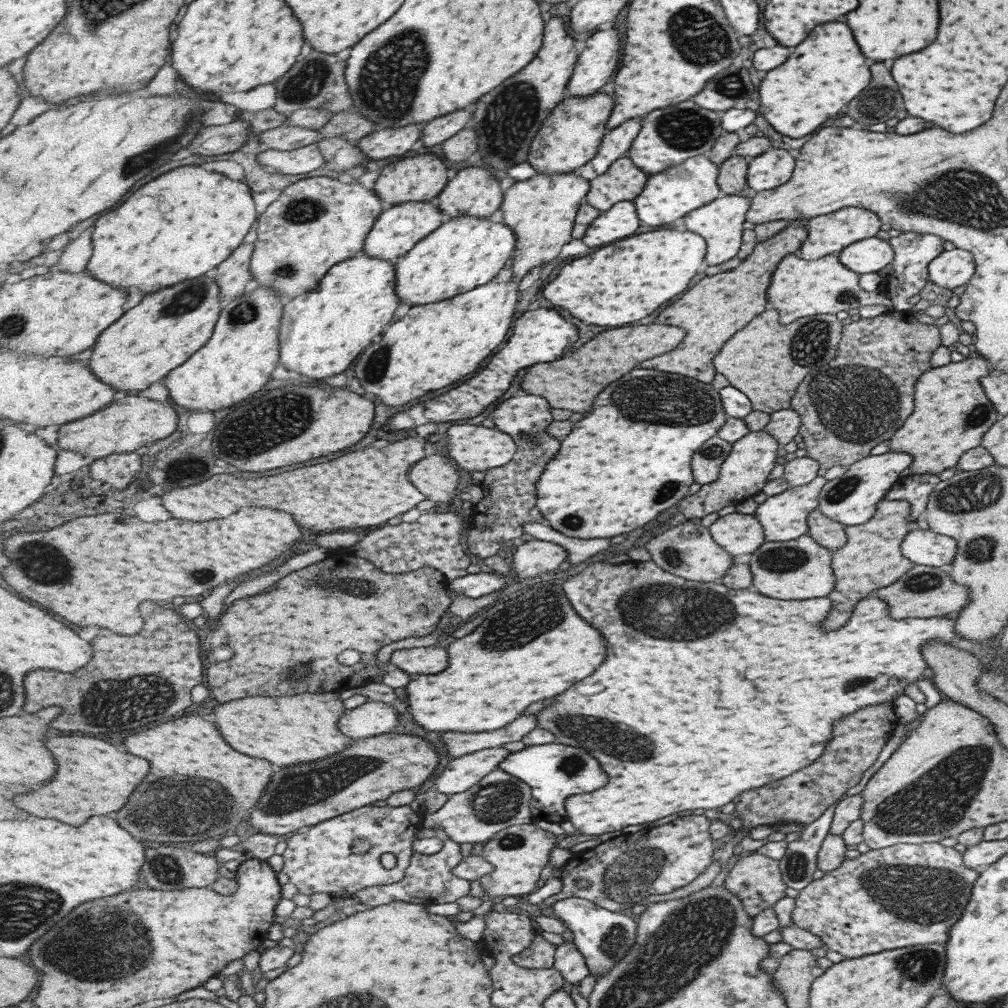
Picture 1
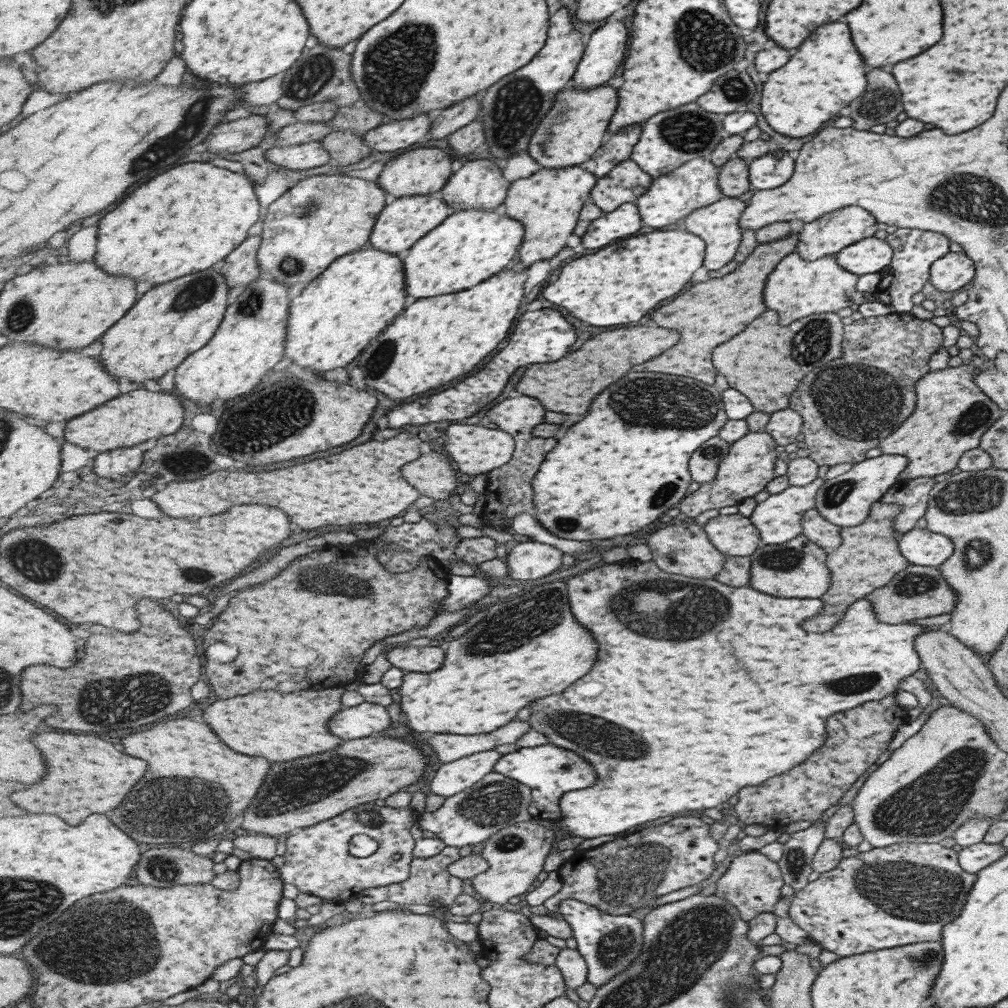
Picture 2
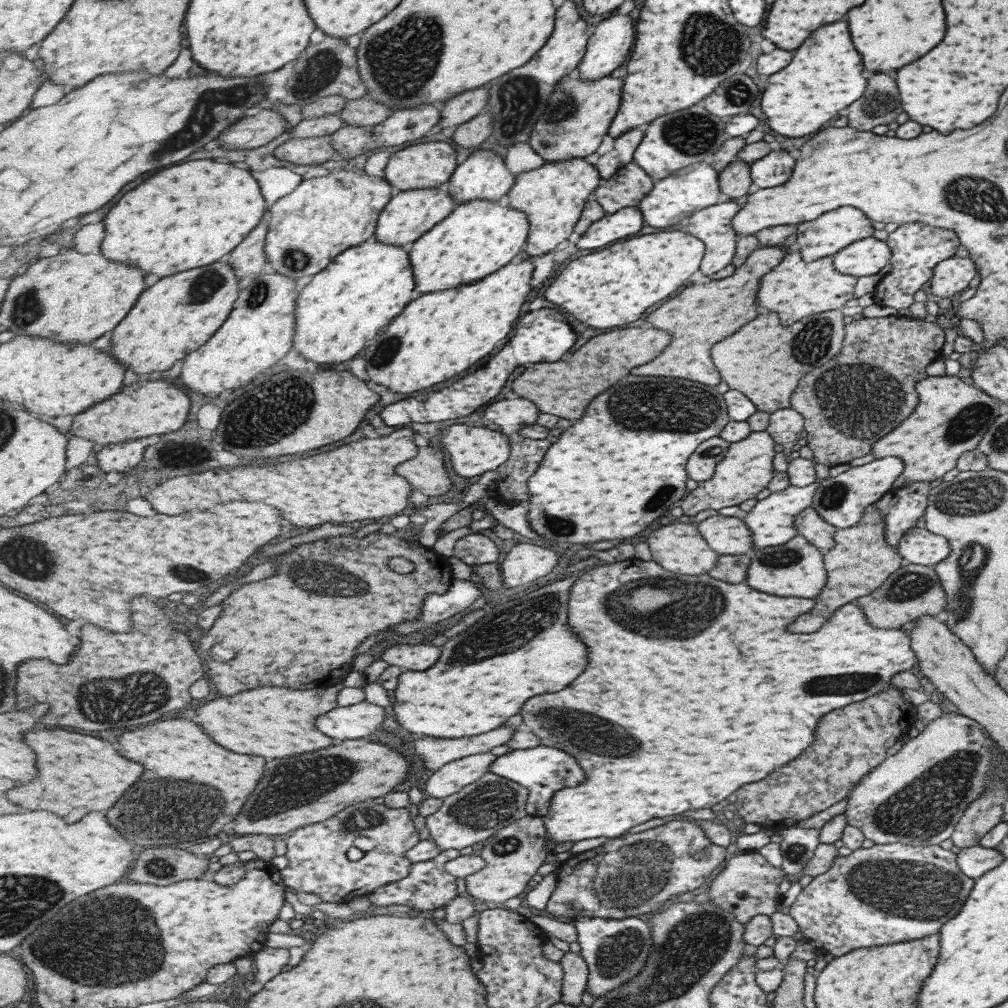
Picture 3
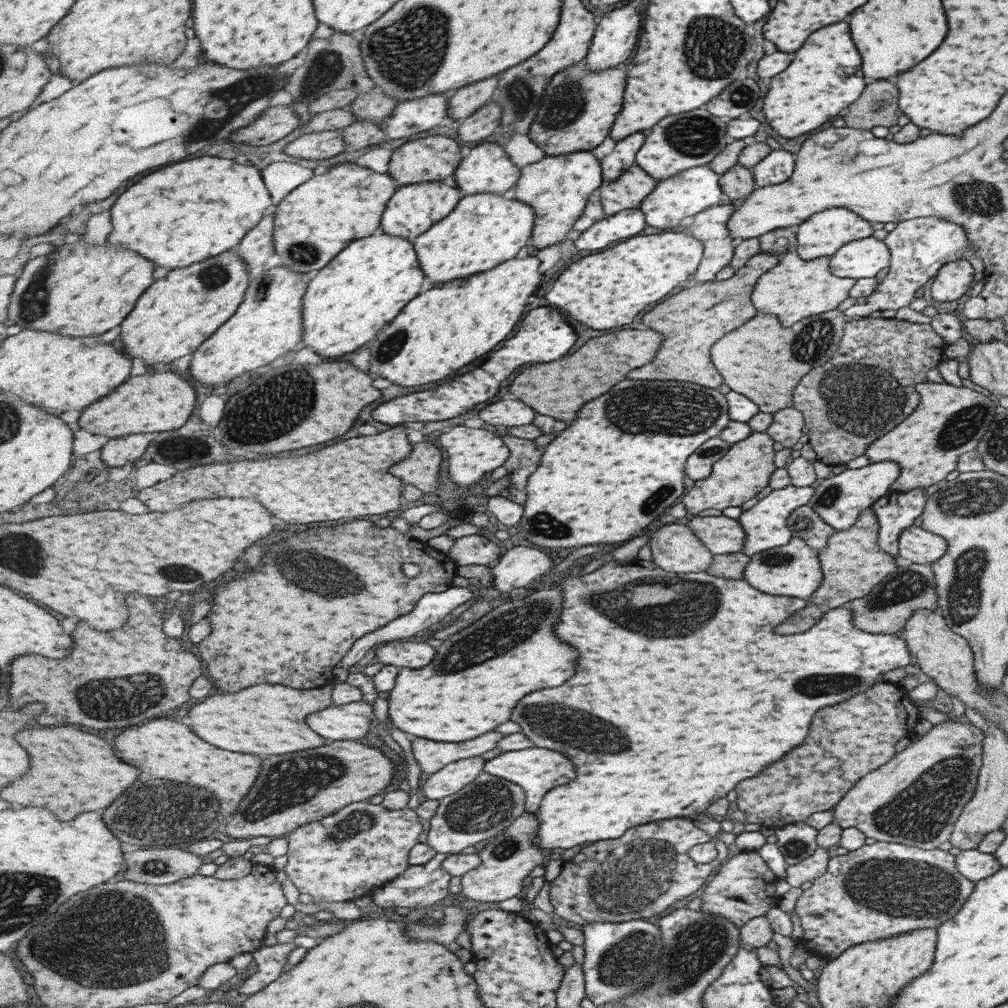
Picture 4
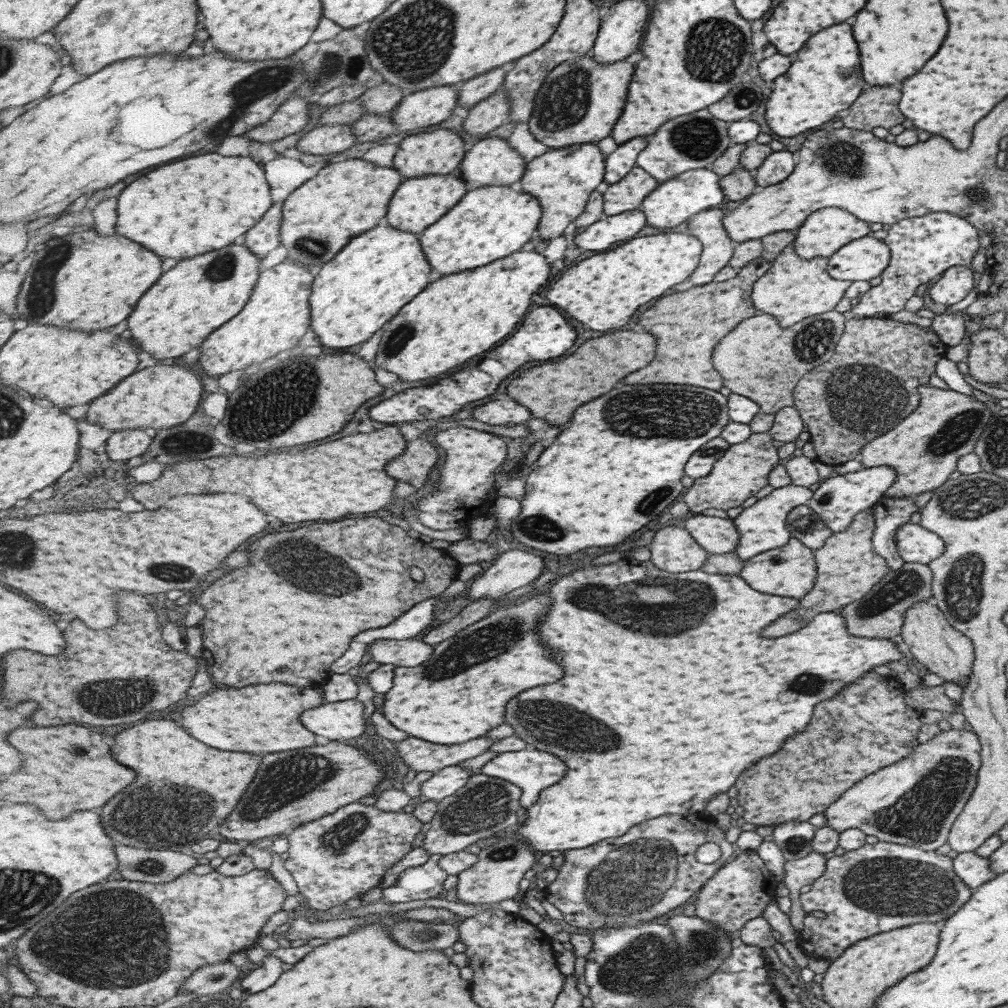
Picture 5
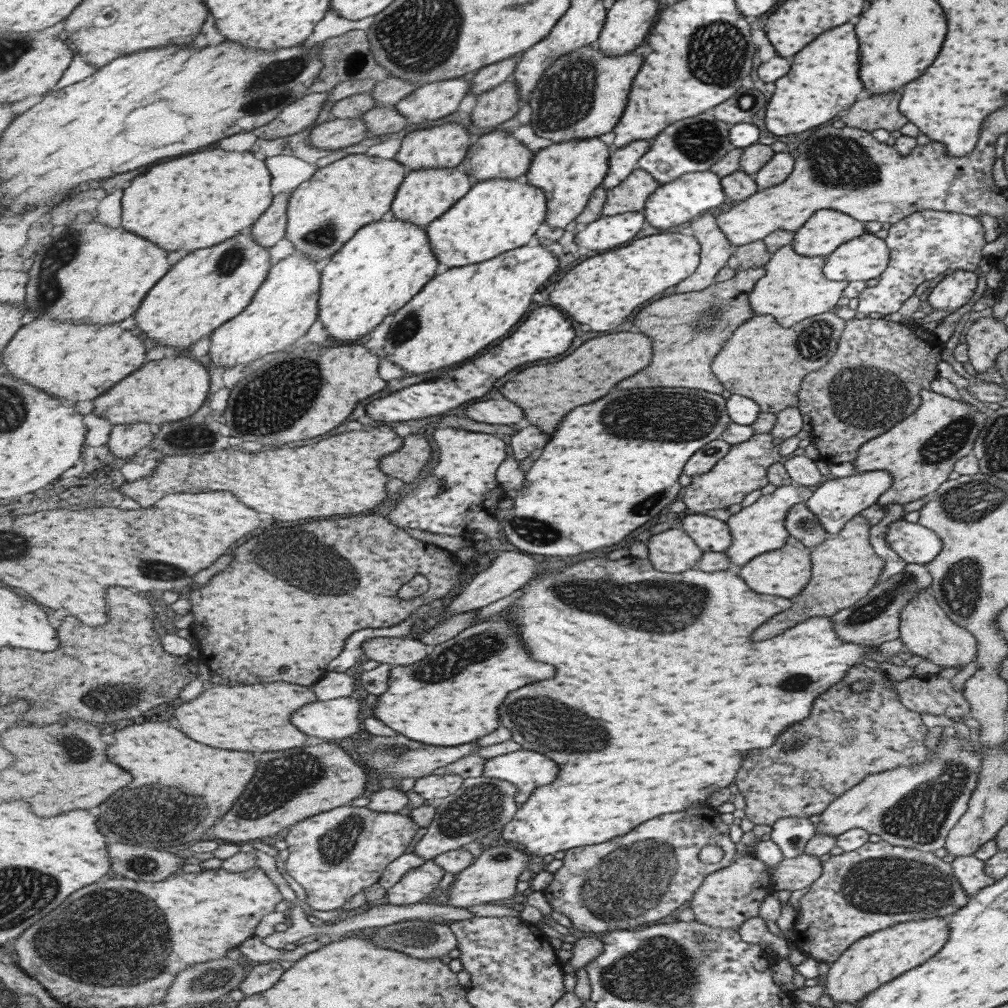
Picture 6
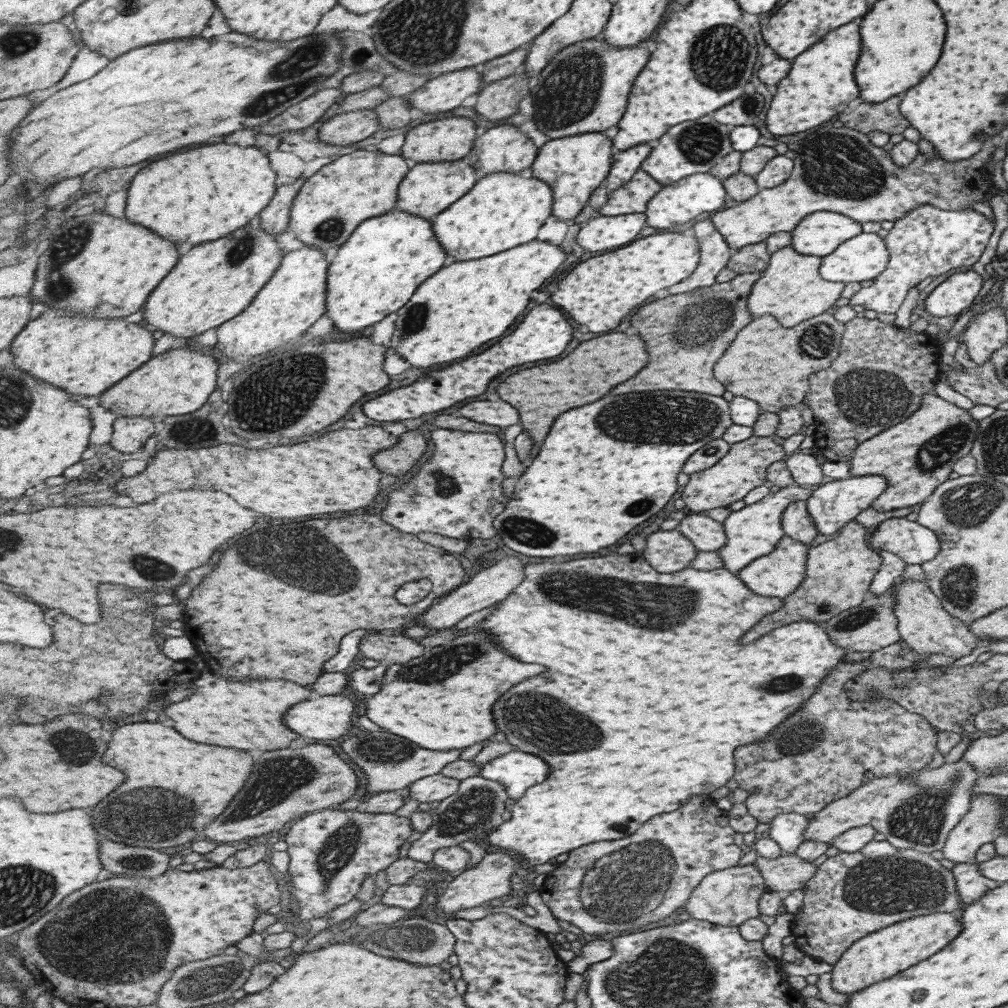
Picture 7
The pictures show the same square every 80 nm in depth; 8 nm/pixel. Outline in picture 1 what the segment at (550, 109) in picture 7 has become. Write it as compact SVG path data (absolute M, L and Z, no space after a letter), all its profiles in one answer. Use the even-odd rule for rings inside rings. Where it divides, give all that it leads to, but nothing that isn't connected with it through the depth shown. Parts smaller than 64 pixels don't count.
M597 93L593 96L569 96L545 120L541 132L532 142L530 161L539 174L565 174L591 162L604 142L605 128L616 106L614 95Z

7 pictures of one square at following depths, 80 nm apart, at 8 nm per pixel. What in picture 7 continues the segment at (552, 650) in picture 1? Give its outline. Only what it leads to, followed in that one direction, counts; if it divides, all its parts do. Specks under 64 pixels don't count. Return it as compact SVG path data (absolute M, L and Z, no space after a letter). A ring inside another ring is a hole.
M479 628L464 631L459 638L455 637L453 640L446 642L443 646L433 647L426 652L427 654L425 654L425 656L415 658L411 664L395 664L395 666L389 666L387 669L387 678L385 678L385 682L383 682L383 690L381 690L379 694L375 694L375 696L369 695L371 698L368 696L362 699L367 700L367 706L369 706L367 716L369 716L373 722L377 722L379 726L387 728L387 730L393 732L393 734L399 734L399 736L405 736L405 738L409 738L409 740L415 740L415 742L421 744L423 748L431 748L431 750L465 750L465 748L469 748L469 746L473 746L473 744L477 744L477 742L481 742L481 740L491 738L493 734L497 734L497 724L495 724L495 716L493 716L493 706L495 706L495 702L497 702L507 690L511 690L513 686L521 684L521 682L527 680L527 678L533 678L533 676L539 676L539 674L545 672L545 668L543 668L541 664L525 664L525 662L517 660L515 656L511 656L511 654L505 652L489 634L483 630L479 630Z

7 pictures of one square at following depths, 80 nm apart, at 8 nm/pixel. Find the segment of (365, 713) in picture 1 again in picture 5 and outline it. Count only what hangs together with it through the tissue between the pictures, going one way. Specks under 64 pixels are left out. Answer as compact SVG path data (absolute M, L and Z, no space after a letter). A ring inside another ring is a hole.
M356 699L339 702L325 702L319 708L307 710L301 716L301 722L328 740L349 740L365 734L365 704Z

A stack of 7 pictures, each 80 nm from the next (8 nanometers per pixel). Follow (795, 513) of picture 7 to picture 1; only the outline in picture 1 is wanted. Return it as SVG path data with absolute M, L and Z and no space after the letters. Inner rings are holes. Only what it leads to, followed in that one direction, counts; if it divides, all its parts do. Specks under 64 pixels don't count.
M817 509L807 515L806 535L823 548L839 548L845 544L845 526L821 514Z

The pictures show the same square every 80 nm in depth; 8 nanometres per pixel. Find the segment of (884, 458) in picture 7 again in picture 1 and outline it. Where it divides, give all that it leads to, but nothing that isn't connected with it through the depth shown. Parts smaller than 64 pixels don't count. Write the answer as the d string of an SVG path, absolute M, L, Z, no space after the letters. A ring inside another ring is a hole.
M965 357L963 360L931 367L918 376L914 384L913 408L906 416L903 424L897 432L888 439L889 451L906 452L912 461L909 467L901 473L901 476L913 476L914 474L938 474L945 469L952 468L958 463L959 457L969 449L980 445L983 433L1002 415L993 408L991 401L985 396L979 381L988 376L990 366L984 357Z

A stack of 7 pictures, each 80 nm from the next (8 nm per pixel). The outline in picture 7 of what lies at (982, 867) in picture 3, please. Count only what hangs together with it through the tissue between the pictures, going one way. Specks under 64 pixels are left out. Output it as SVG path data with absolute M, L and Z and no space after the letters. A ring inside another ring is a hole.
M955 863L950 869L952 872L956 891L963 906L970 905L974 900L980 899L989 889L1000 883L986 879L978 871L978 863Z

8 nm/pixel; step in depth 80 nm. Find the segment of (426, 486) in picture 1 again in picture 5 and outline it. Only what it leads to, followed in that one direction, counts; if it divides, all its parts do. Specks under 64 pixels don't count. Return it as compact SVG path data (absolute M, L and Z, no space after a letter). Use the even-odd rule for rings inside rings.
M413 440L409 448L389 464L389 477L408 483L415 488L423 488L431 476L431 470L439 462L437 448L427 440Z

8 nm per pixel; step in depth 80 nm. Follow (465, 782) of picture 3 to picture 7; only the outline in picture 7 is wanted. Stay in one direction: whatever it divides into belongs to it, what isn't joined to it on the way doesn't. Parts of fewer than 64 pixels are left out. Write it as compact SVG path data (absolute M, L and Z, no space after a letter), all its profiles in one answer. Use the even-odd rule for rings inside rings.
M437 773L413 783L409 789L409 796L419 802L435 806L442 800L455 795L460 790L461 781L458 778L449 778Z

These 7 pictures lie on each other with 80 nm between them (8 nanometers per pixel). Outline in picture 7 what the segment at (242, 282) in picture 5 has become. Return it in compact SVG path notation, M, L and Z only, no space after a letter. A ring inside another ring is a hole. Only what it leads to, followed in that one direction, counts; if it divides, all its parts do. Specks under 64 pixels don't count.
M253 219L247 226L232 232L225 238L212 240L190 249L180 258L176 268L173 268L159 287L152 292L144 304L143 318L147 327L162 334L174 334L177 340L195 339L199 334L218 328L228 320L235 319L243 311L252 306L263 287L276 274L282 264L285 254L279 248L277 234L267 232L262 228L261 219Z

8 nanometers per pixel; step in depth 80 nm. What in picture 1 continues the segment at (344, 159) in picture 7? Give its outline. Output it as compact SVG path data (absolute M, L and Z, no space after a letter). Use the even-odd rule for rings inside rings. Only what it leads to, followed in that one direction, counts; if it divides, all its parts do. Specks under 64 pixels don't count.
M316 176L295 182L259 216L256 224L256 250L253 251L251 265L256 282L275 288L286 300L315 290L333 267L364 251L368 234L383 211L384 201L379 193L361 181L347 184L327 176Z

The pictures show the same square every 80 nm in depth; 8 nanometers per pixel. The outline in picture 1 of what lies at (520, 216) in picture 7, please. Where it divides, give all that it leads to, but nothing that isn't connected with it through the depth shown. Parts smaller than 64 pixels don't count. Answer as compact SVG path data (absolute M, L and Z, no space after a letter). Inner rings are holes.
M469 215L447 219L412 251L396 260L396 292L402 303L408 302L411 306L465 294L498 278L510 265L516 246L516 232L505 221L495 223L488 217Z

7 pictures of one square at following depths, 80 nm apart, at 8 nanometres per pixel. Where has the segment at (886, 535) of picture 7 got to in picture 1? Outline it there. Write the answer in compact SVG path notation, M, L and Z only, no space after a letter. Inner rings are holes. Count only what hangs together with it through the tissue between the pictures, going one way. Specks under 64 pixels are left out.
M915 527L903 537L900 544L900 553L906 559L909 559L914 565L926 567L951 564L956 550L953 538Z

